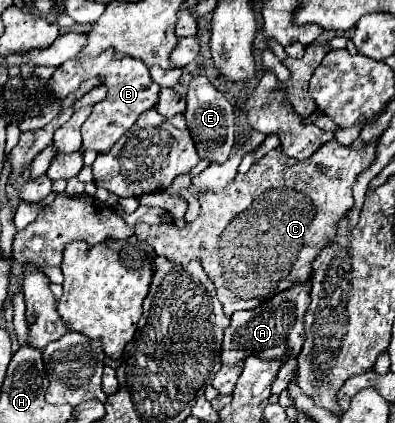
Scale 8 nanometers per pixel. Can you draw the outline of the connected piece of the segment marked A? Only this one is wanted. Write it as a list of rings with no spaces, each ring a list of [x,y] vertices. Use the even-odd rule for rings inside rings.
[[[311,278],[305,282],[297,282],[291,286],[291,290],[283,290],[283,294],[275,294],[275,298],[269,298],[267,302],[259,304],[259,308],[253,310],[239,310],[229,320],[231,324],[223,332],[223,350],[221,350],[221,364],[223,366],[235,366],[235,362],[245,362],[247,356],[259,354],[259,358],[283,358],[287,350],[287,362],[289,358],[297,358],[299,350],[305,342],[305,326],[303,318],[307,312],[307,306],[311,304]]]

